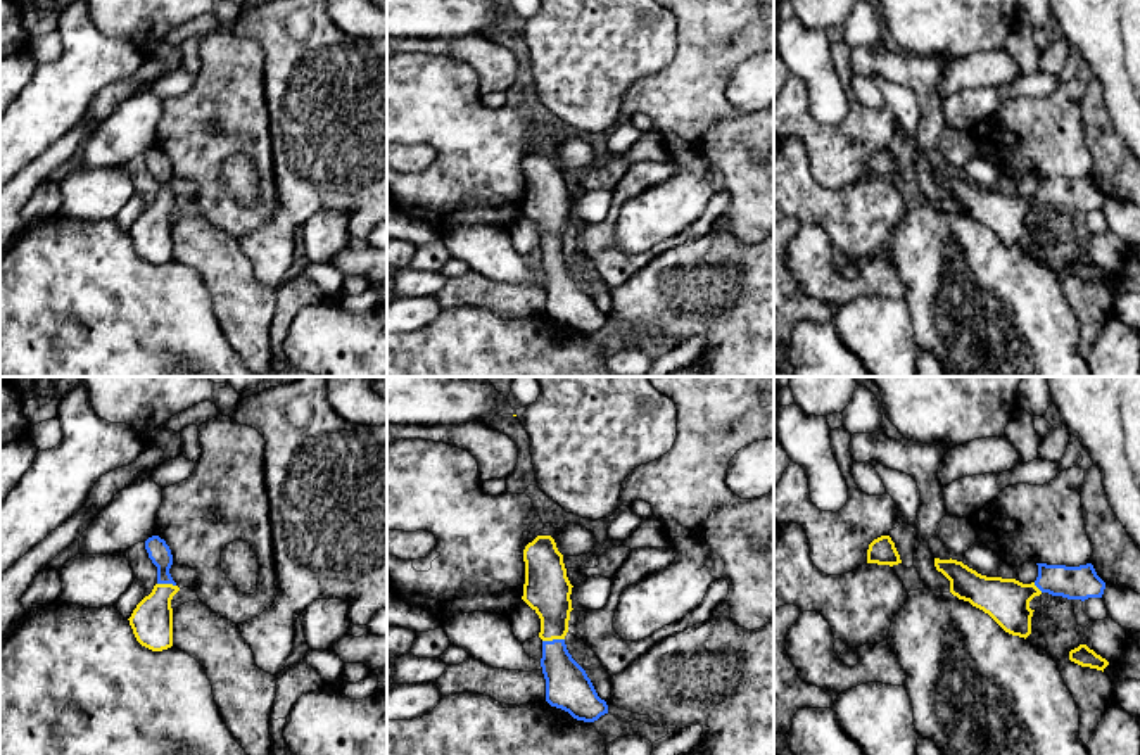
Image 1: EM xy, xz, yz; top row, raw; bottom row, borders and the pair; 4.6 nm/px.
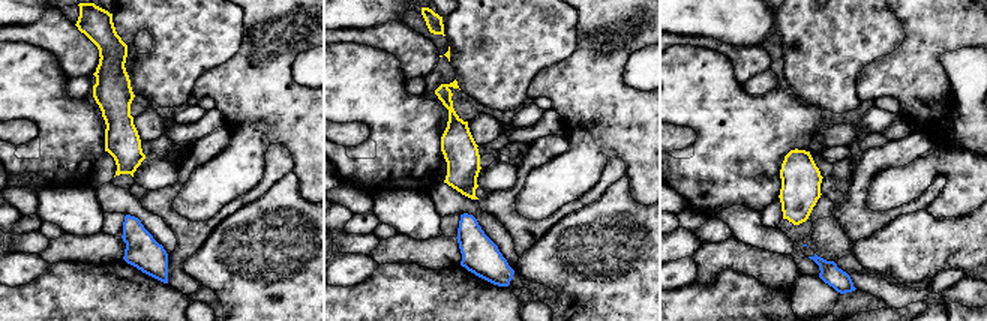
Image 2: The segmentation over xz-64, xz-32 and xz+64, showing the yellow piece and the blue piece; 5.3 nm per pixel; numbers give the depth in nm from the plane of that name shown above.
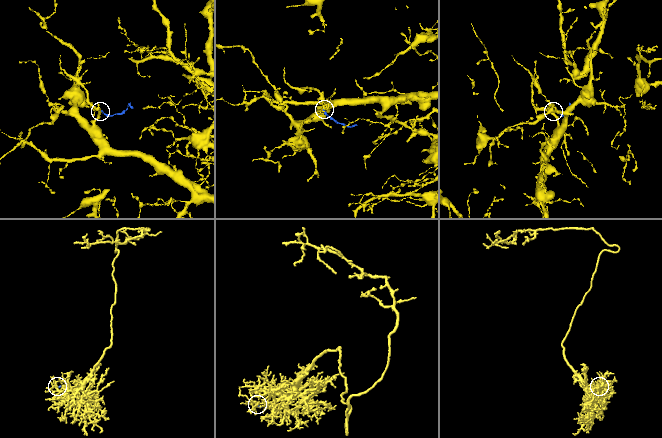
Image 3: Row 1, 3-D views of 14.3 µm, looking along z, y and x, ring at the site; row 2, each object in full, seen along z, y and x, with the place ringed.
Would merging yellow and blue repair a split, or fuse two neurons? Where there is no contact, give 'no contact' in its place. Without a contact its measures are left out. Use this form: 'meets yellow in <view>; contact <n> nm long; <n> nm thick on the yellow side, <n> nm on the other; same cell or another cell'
meets yellow in xz; contact 110 nm long; 220 nm thick on the yellow side, 200 nm on the other; same cell

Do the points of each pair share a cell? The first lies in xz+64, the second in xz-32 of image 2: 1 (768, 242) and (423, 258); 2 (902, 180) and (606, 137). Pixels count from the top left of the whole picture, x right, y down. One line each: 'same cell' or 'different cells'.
1: different cells
2: same cell

